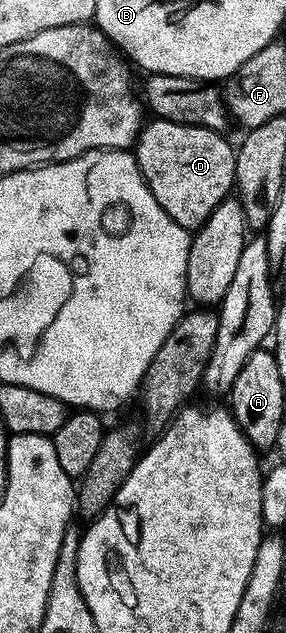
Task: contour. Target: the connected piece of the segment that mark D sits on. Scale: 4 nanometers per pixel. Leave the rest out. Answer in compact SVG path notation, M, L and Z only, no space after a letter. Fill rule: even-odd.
M151 118L139 129L139 138L133 145L133 155L153 198L161 202L161 210L173 218L182 228L199 229L217 210L223 200L232 195L235 188L235 154L229 141L223 137L222 131L213 128L202 128L199 124L178 124L172 120Z

